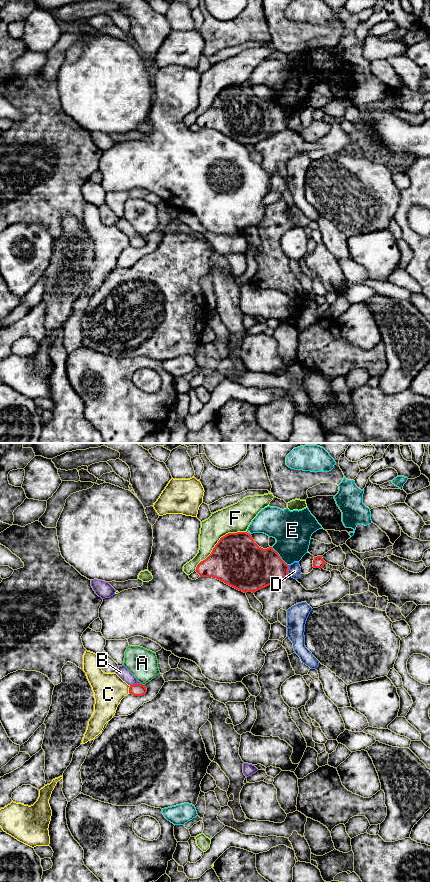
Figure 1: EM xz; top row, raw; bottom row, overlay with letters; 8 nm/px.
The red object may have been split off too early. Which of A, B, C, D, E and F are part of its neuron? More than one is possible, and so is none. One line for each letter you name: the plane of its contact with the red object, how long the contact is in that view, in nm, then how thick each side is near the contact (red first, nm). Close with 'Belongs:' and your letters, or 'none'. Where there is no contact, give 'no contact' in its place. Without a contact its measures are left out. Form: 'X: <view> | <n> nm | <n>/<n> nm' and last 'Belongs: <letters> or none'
Belongs: none

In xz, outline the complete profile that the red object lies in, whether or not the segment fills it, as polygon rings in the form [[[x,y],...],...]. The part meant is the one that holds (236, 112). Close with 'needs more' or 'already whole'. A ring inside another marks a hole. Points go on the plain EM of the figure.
[[[237,84],[221,89],[211,106],[197,117],[195,123],[200,129],[216,130],[244,145],[255,145],[287,129],[288,122],[289,117],[272,99],[263,101],[254,94],[249,85]]] | already whole

